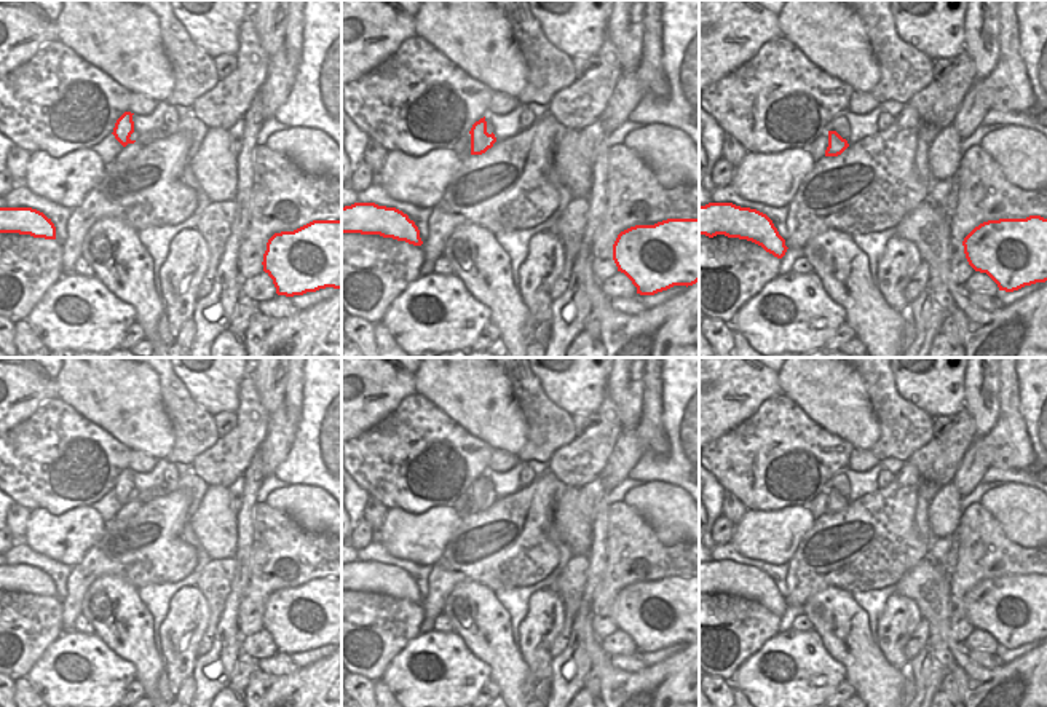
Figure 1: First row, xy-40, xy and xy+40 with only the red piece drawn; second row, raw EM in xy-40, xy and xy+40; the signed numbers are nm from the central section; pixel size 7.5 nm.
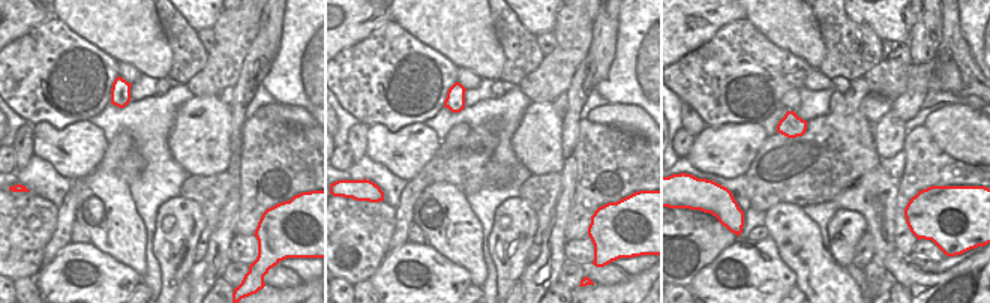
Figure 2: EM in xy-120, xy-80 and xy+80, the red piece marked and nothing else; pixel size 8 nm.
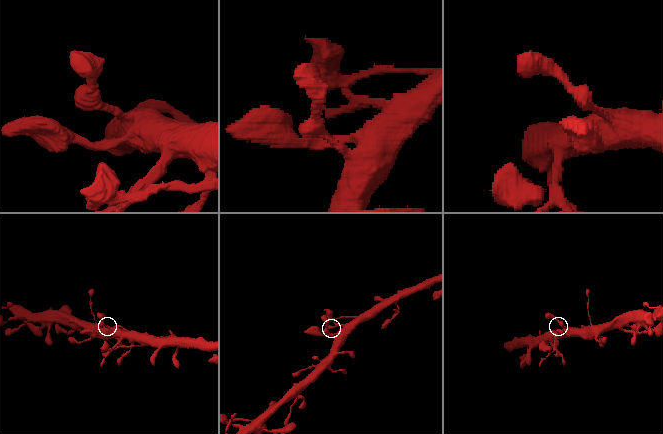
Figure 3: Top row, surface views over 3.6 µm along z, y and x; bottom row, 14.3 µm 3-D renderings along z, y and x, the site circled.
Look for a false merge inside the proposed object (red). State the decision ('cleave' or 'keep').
keep

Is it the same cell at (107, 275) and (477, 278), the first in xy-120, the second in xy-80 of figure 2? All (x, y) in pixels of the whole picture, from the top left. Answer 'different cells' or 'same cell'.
different cells

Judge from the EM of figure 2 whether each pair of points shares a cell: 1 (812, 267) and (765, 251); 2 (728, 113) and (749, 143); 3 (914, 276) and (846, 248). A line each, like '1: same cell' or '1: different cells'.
1: different cells
2: different cells
3: different cells

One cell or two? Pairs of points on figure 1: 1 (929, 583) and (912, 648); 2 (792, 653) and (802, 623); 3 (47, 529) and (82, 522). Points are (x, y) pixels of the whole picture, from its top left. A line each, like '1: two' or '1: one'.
1: two
2: two
3: one

